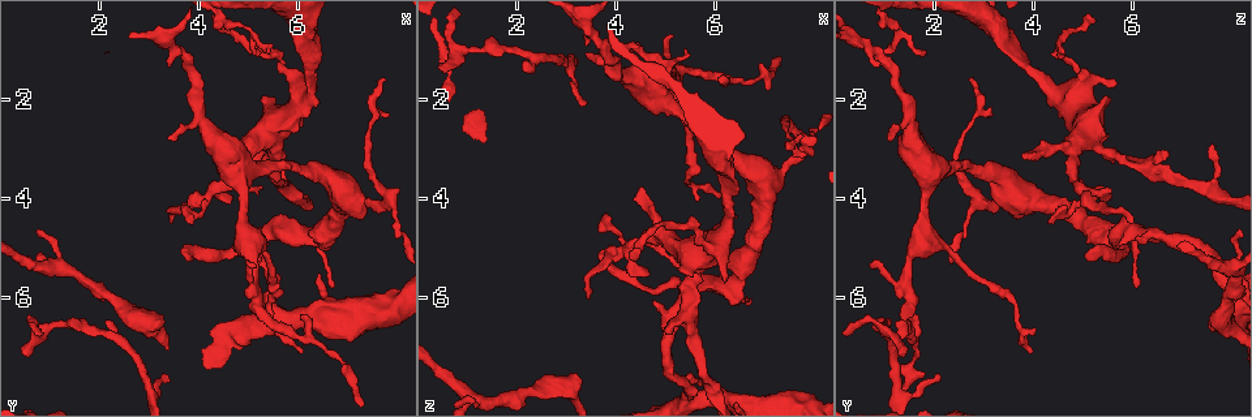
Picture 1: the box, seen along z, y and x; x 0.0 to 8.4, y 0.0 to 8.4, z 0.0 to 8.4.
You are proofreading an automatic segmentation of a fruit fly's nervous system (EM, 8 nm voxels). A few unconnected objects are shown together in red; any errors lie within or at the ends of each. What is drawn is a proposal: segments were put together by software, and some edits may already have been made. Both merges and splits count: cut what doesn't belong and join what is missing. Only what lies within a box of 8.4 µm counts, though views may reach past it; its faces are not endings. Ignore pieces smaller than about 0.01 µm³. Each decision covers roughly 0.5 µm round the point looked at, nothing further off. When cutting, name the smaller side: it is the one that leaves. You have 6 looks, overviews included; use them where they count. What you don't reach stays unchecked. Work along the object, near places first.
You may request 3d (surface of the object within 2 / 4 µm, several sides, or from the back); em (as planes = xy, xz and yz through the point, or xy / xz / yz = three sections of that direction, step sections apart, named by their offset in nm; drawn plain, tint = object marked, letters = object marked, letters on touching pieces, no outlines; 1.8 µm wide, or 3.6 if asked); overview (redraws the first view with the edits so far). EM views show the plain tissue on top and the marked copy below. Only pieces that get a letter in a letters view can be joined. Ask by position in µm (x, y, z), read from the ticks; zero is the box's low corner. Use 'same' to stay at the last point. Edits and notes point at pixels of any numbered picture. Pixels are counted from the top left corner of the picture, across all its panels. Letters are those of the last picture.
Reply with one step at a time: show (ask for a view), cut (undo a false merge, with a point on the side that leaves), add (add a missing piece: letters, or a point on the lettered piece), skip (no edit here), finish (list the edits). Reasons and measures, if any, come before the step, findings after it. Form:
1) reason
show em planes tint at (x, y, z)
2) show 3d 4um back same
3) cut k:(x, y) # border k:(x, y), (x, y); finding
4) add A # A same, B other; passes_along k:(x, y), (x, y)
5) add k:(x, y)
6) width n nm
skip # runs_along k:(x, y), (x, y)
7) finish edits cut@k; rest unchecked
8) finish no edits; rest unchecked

free end
show 3d 2um at (6.15, 1.70, 5.75)

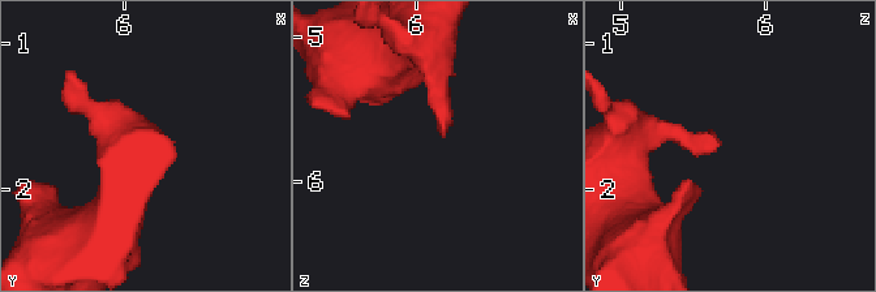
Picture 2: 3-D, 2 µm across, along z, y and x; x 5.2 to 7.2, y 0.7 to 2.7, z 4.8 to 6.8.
need the tissue
show em planes letters at (6.16, 1.70, 5.68)

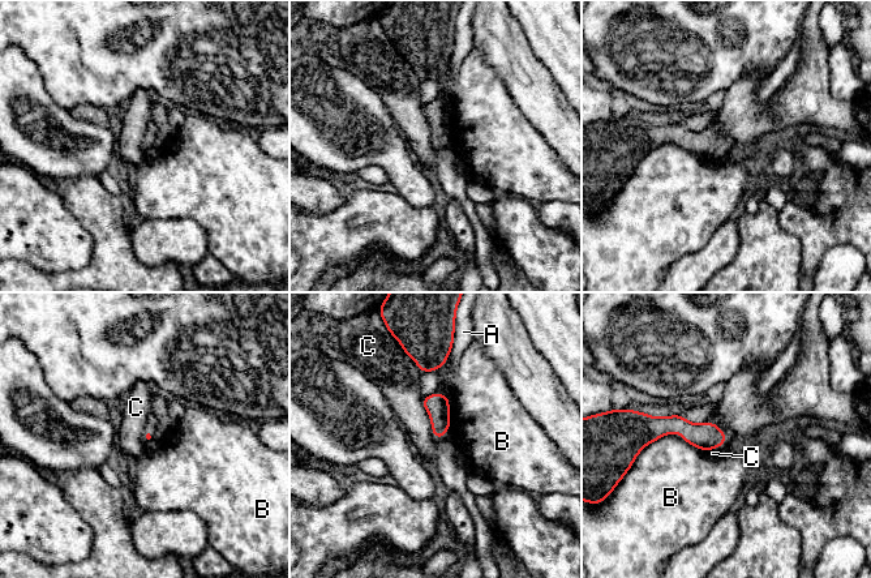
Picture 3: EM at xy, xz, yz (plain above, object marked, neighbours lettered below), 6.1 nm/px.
skip # A other, B other, C other; runs_along 3:(649, 432), (685, 427), (721, 440); none of them fits

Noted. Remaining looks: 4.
show 3d 2um at (4.65, 3.00, 1.35)

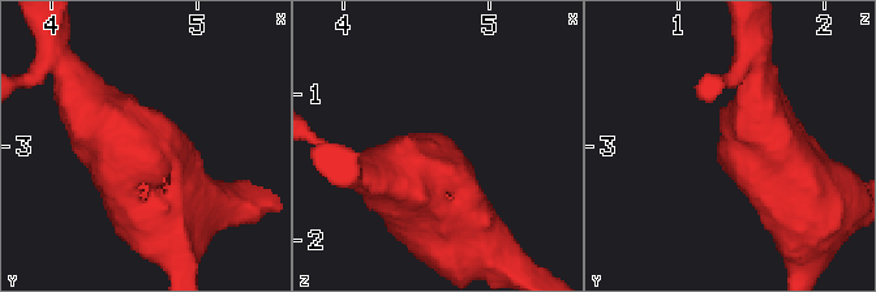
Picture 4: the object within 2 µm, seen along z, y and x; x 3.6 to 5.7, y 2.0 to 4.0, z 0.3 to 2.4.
shape alone is not enough
show em yz step 16 tint at (4.70, 3.00, 1.38)

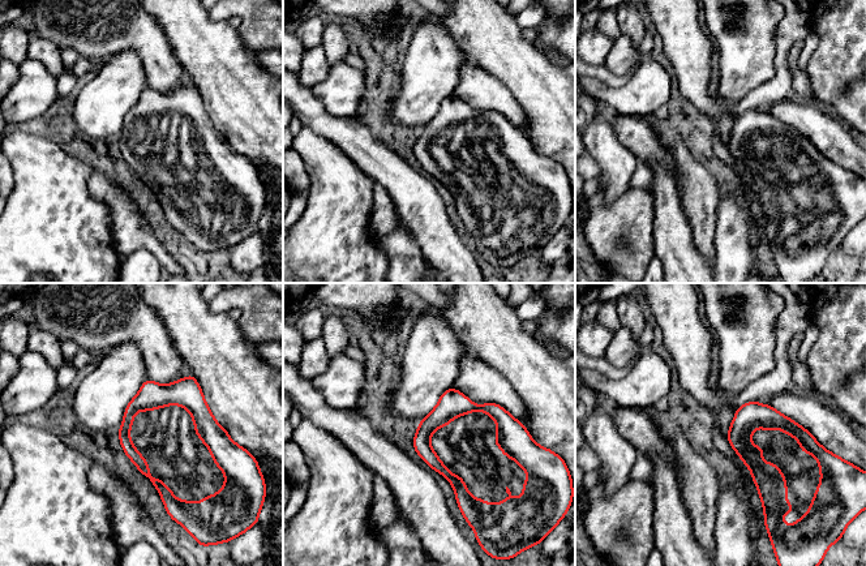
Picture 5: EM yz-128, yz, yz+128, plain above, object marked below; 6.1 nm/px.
what lies round it
show em yz step 16 letters same

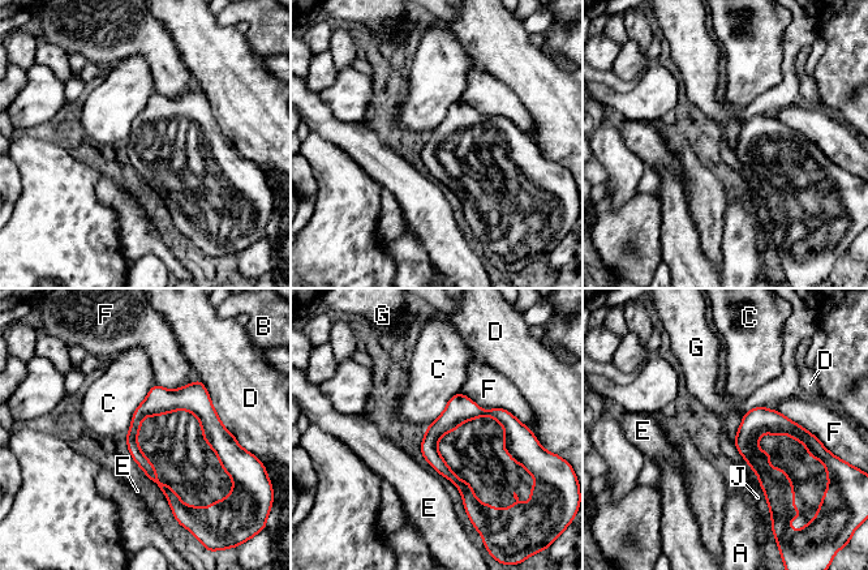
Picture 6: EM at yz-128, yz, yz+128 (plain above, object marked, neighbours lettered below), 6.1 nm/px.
skip # A other, B other, C other, D other, E other, F other, G other, J other; border 6:(759, 481), (770, 513); one cell here

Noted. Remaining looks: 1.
finish no edits; rest unchecked

